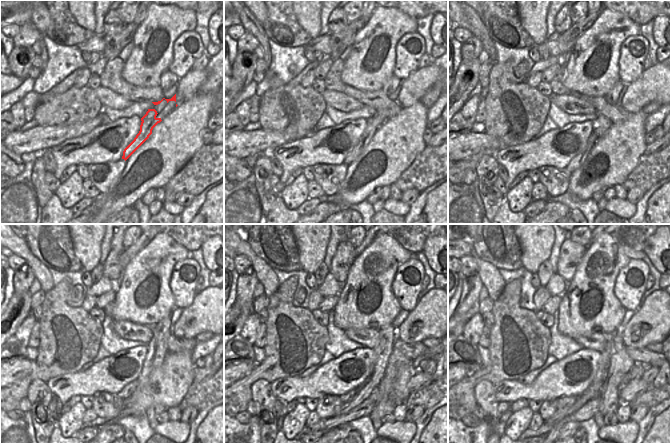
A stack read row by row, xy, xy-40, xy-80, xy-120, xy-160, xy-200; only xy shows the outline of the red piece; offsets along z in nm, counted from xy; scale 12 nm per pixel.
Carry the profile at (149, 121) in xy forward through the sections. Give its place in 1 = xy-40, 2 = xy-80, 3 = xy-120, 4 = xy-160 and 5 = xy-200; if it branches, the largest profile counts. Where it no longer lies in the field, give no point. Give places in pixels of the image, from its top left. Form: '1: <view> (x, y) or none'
1: xy-40 (373, 123)
2: xy-80 (578, 160)
3: xy-120 (127, 391)
4: xy-160 (346, 399)
5: xy-200 (564, 403)

